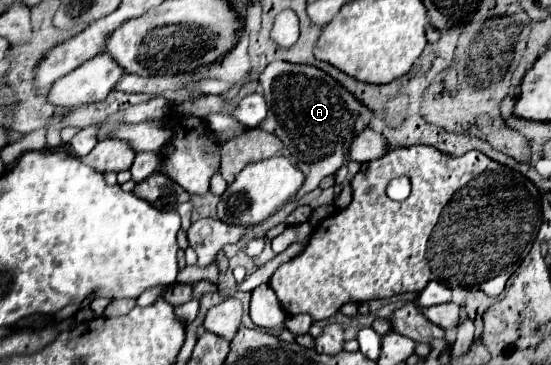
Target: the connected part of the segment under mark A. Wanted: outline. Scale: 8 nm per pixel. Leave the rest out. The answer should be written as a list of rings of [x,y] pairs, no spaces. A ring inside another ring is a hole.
[[[278,60],[264,68],[260,74],[260,84],[264,86],[264,98],[268,104],[268,118],[264,118],[260,128],[276,134],[290,150],[298,168],[304,172],[304,188],[296,194],[296,198],[302,198],[312,192],[322,178],[334,174],[342,164],[346,164],[346,150],[352,138],[370,124],[374,114],[332,76],[316,66]]]

